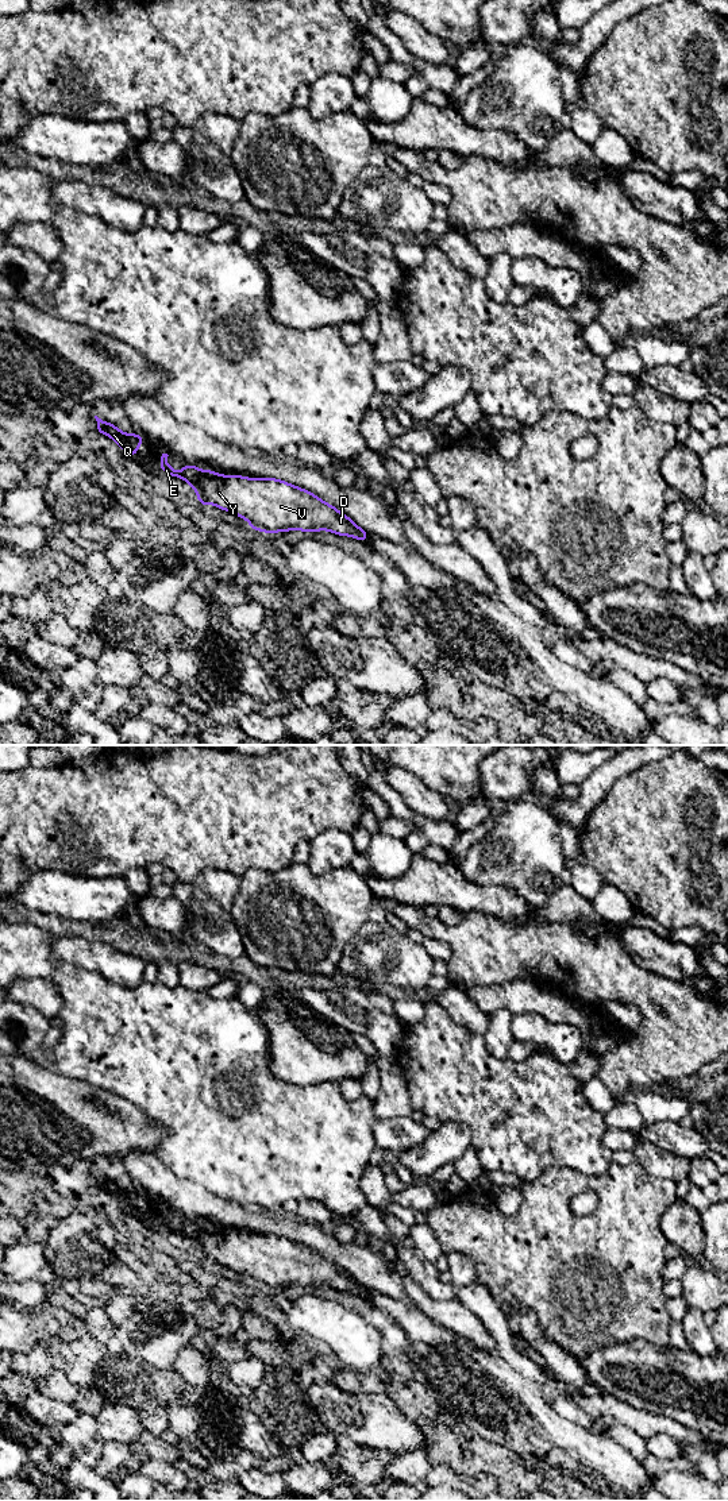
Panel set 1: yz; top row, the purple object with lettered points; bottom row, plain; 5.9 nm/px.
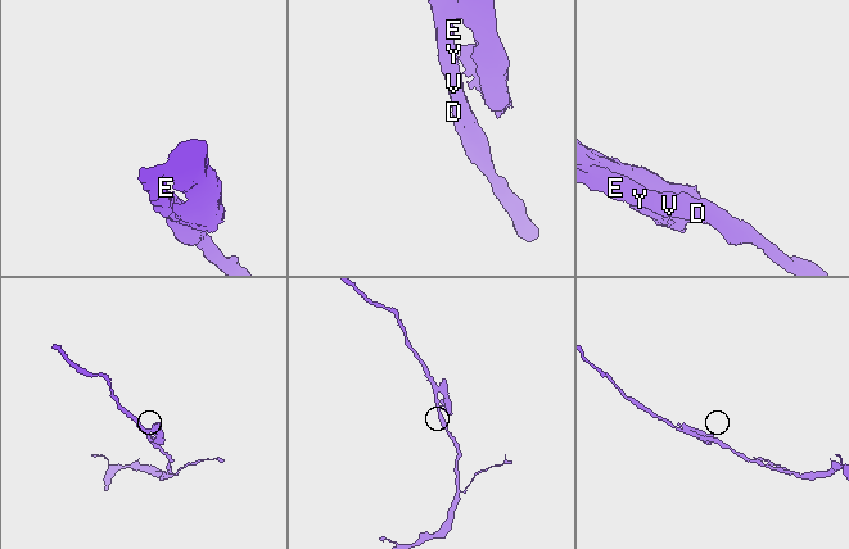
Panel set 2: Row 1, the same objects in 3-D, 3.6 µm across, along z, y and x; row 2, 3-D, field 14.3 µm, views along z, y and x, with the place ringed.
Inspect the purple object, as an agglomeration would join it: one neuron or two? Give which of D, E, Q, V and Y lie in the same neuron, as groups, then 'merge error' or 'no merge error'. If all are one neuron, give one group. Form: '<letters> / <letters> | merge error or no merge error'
D E V Y / Q | merge error

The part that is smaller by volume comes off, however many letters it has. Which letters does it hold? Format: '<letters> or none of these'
Q

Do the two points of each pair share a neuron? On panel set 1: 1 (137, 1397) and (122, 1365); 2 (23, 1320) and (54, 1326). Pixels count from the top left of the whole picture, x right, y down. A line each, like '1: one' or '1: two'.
1: one
2: one

